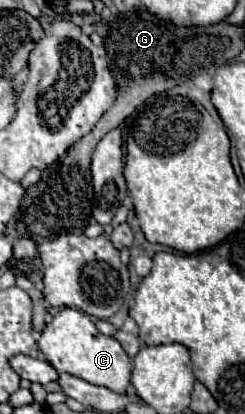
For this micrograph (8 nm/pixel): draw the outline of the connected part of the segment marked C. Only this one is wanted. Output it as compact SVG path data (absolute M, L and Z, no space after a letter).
M63 308L51 320L51 324L43 328L43 334L39 338L39 350L57 372L73 374L95 386L105 386L109 390L115 390L117 394L123 394L129 386L133 372L131 358L125 354L125 350L115 338L101 334L95 328L93 320L77 308Z

